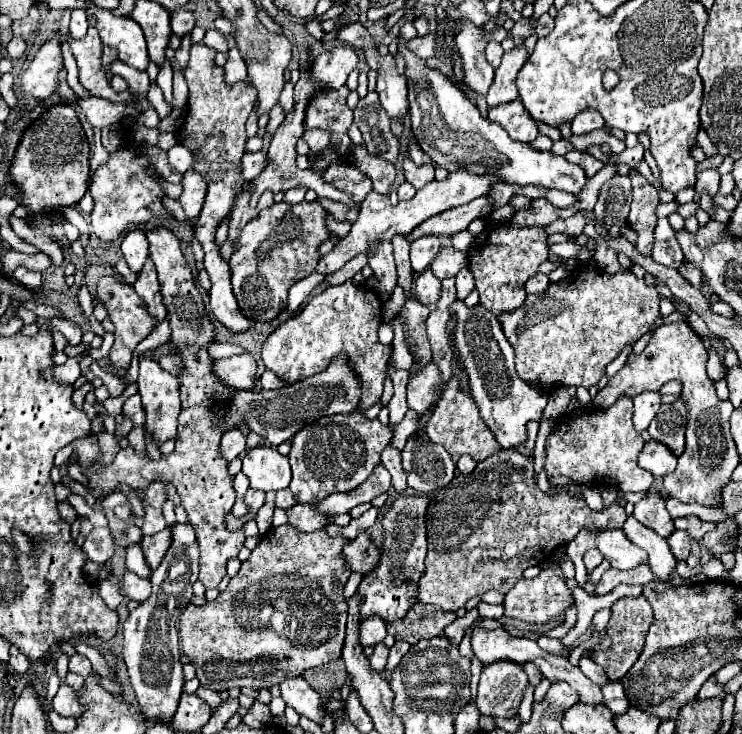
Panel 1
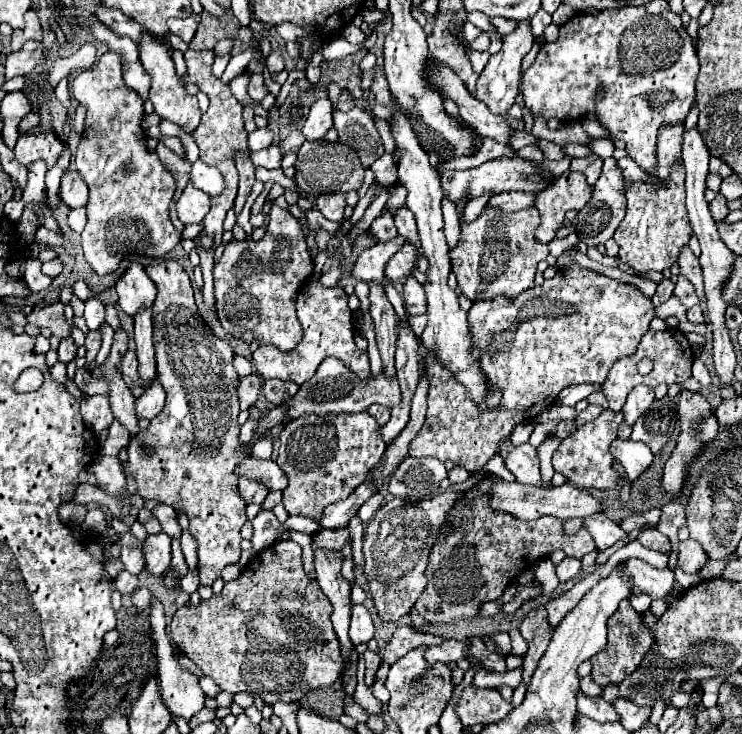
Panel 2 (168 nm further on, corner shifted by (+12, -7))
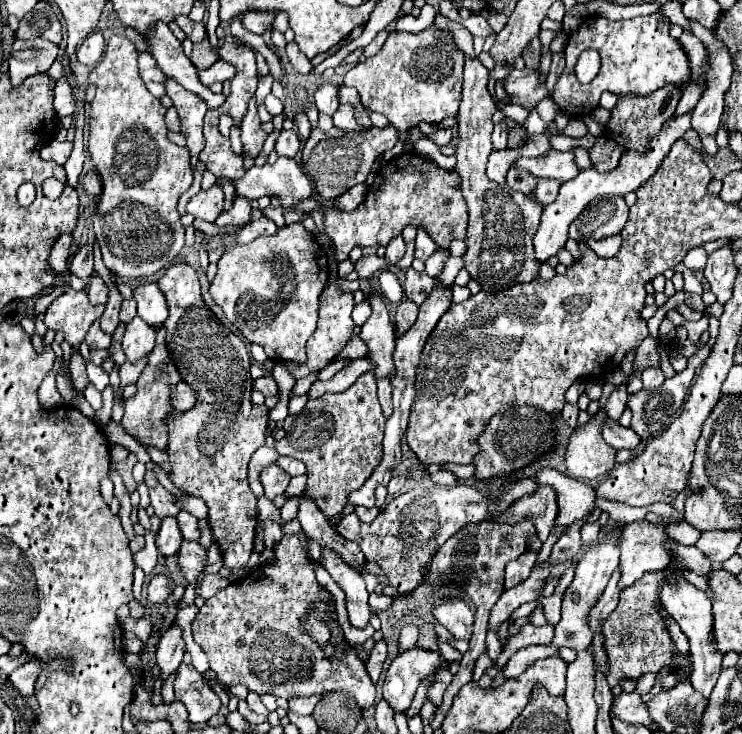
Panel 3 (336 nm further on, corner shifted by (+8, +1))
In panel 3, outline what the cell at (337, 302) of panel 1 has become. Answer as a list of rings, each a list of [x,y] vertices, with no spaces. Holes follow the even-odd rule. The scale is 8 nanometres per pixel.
[[[330,273],[328,275],[328,285],[326,289],[322,291],[320,295],[320,307],[318,307],[318,327],[314,331],[314,335],[308,339],[306,343],[306,361],[304,363],[282,363],[294,379],[302,379],[302,377],[308,377],[310,373],[314,371],[320,371],[324,369],[340,351],[342,347],[346,347],[346,343],[352,339],[354,335],[354,321],[350,317],[352,313],[352,307],[354,307],[354,297],[352,293],[344,293],[340,291],[338,283],[336,283],[336,275]]]

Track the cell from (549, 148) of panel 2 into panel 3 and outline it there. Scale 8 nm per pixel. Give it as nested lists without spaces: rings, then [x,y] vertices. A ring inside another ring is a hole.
[[[496,103],[496,108],[501,110],[507,118],[509,117],[521,126],[524,125],[529,115],[529,111],[517,104],[510,104],[506,107],[501,107]]]

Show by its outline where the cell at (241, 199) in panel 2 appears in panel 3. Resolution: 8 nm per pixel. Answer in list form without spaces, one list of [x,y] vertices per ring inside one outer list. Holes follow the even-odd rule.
[[[254,99],[250,101],[248,113],[246,113],[246,117],[244,117],[242,125],[240,125],[240,139],[242,139],[242,157],[250,155],[252,159],[256,159],[260,149],[262,149],[262,145],[264,145],[266,133],[260,127],[260,119],[258,119],[258,111],[256,111],[256,105],[254,105]]]

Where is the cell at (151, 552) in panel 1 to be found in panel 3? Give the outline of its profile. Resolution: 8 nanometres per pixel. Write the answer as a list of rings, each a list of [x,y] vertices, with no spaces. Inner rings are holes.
[[[166,517],[160,525],[160,531],[156,535],[156,547],[158,547],[158,553],[164,555],[164,557],[170,557],[170,555],[176,555],[178,547],[180,547],[180,541],[182,541],[182,535],[180,535],[180,529],[178,529],[178,523],[174,517]]]

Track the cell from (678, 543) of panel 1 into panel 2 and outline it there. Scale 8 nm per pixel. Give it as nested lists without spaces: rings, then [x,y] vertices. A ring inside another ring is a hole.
[[[686,539],[680,543],[680,555],[678,555],[678,563],[680,563],[680,569],[694,575],[698,573],[706,563],[708,563],[708,555],[706,551],[702,549],[702,545],[694,539]]]

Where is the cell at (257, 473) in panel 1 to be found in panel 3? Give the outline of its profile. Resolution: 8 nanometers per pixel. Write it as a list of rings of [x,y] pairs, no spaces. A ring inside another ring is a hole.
[[[278,457],[278,465],[280,465],[280,469],[284,469],[290,477],[296,477],[296,475],[304,475],[304,473],[306,473],[304,463],[298,461],[298,459],[292,459],[292,457]]]

